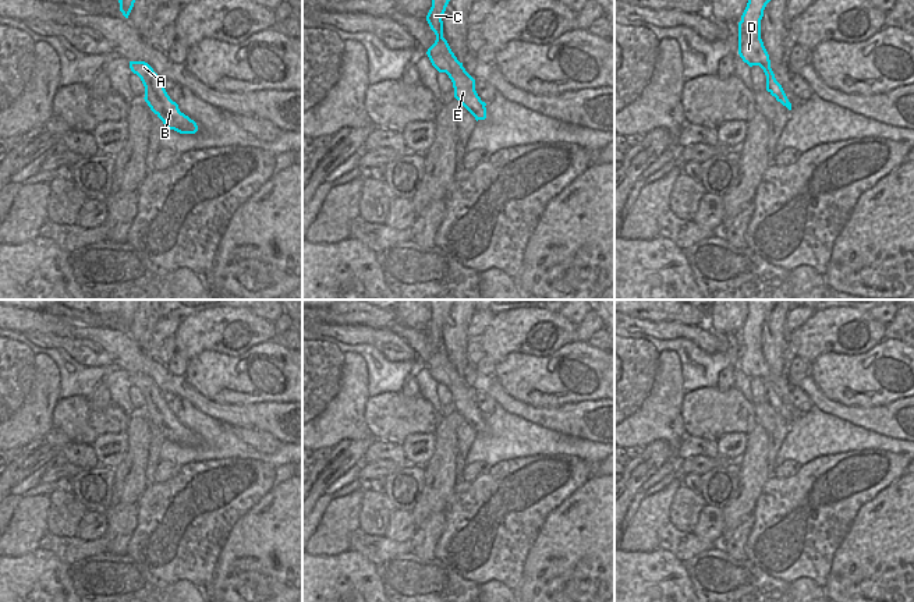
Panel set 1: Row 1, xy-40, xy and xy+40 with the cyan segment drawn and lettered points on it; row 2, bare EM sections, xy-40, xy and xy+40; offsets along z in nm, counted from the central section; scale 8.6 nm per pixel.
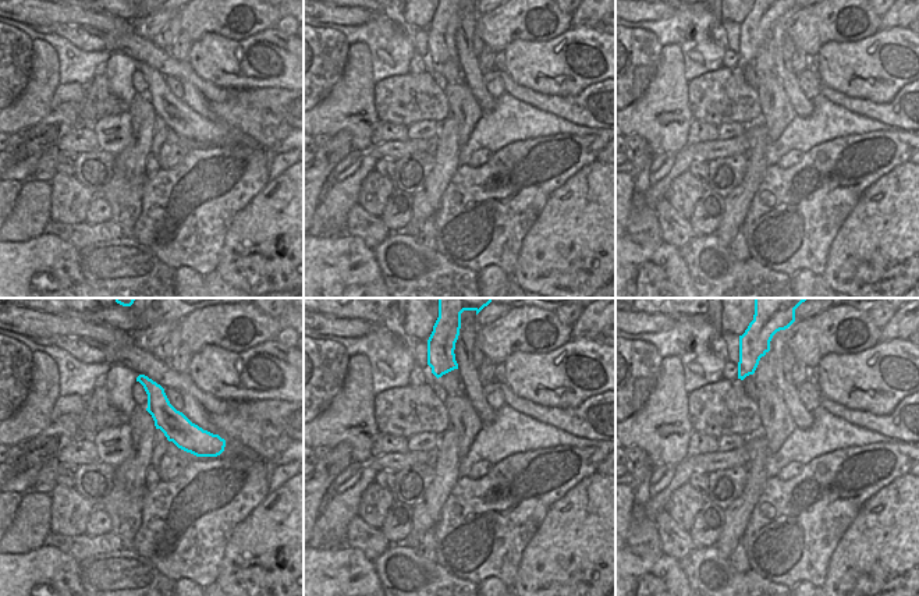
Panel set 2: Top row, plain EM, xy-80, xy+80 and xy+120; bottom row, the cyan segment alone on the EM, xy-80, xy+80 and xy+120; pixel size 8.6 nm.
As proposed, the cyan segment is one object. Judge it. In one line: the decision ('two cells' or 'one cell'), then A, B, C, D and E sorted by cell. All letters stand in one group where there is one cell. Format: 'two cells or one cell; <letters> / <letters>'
one cell; A B C D E

